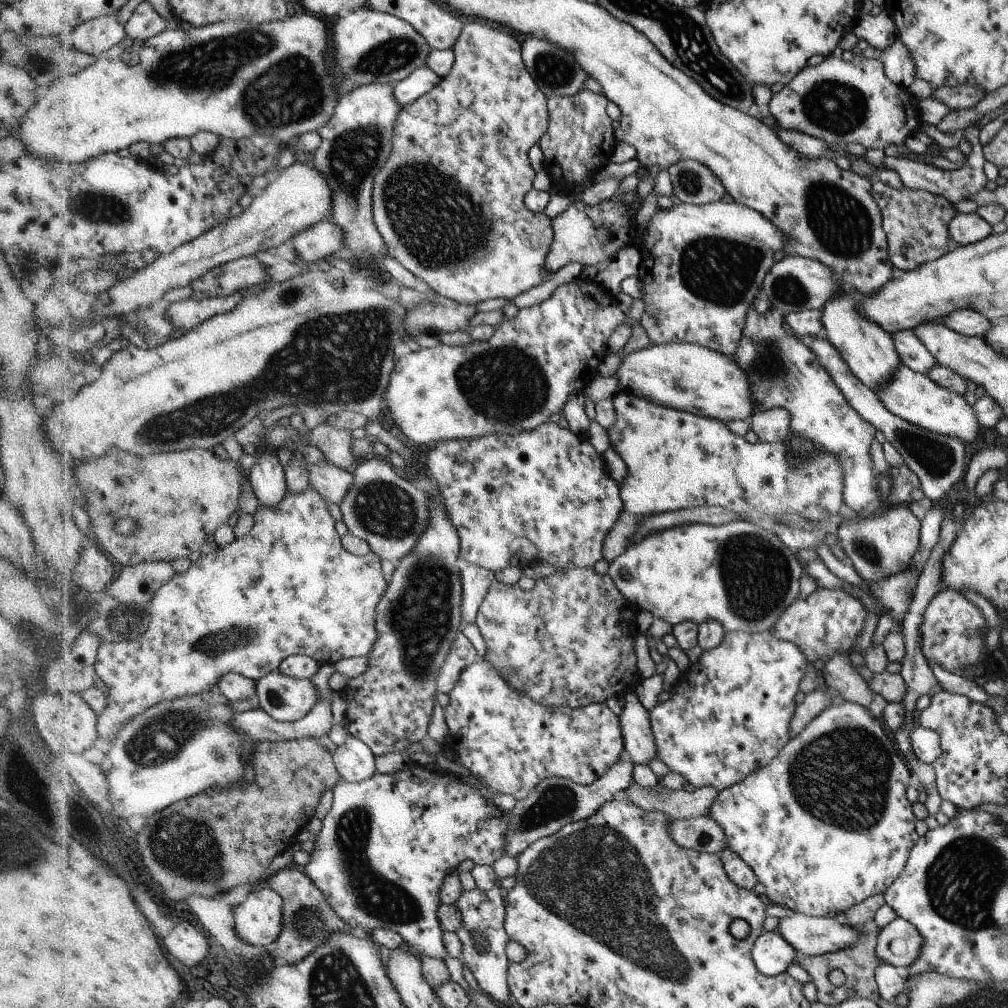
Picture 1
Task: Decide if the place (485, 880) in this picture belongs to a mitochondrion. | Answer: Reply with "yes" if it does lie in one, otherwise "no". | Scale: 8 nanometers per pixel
no

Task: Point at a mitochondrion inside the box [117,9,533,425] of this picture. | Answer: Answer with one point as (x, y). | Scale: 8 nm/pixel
(290, 91)

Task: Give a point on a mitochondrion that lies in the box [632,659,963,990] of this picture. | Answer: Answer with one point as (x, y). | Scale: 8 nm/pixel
(843, 777)

